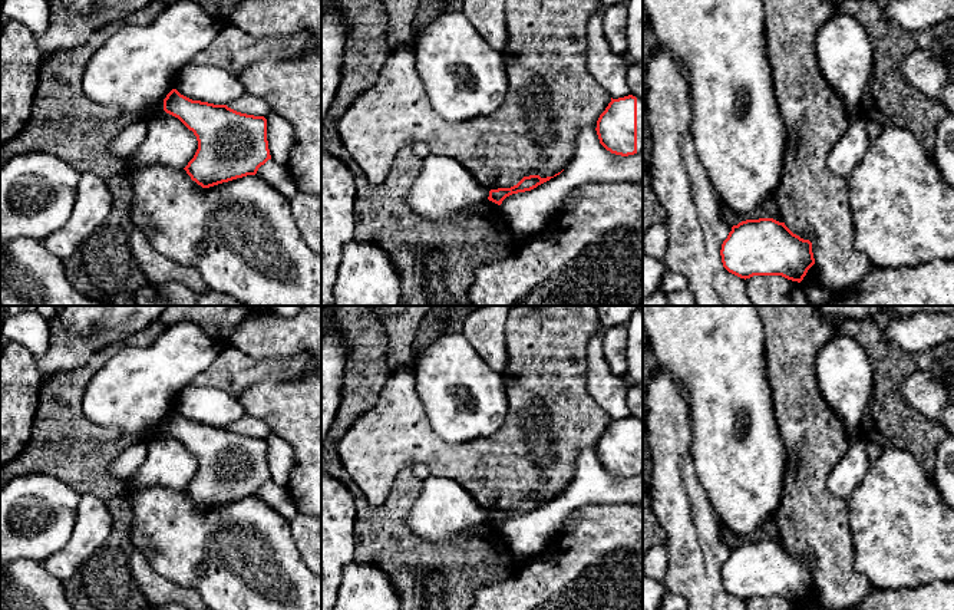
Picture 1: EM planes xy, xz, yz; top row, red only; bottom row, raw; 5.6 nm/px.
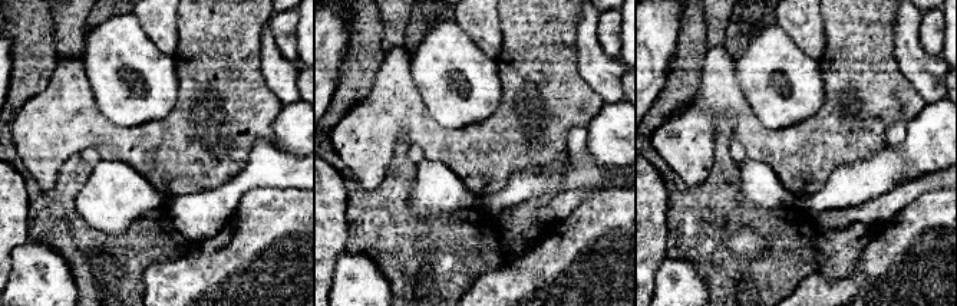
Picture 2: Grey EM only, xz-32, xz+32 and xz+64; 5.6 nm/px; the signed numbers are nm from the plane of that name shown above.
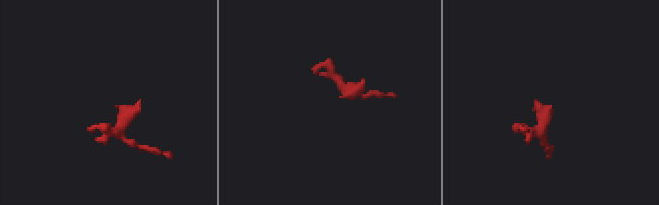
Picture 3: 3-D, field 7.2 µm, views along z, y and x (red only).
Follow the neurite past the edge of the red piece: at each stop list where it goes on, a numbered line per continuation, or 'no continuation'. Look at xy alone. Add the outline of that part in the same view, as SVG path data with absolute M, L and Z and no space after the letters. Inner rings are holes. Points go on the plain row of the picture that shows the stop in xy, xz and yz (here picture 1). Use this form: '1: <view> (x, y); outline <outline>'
no continuation

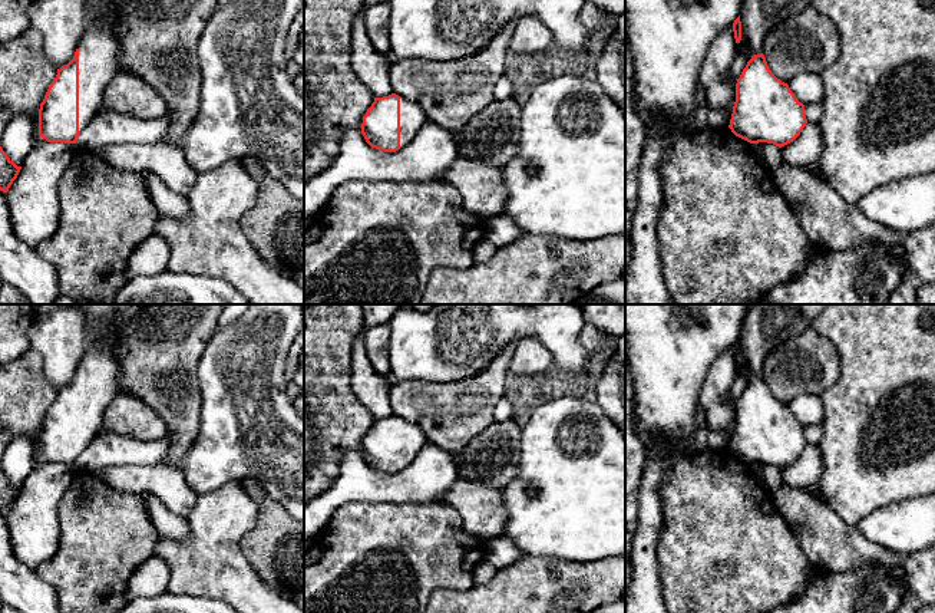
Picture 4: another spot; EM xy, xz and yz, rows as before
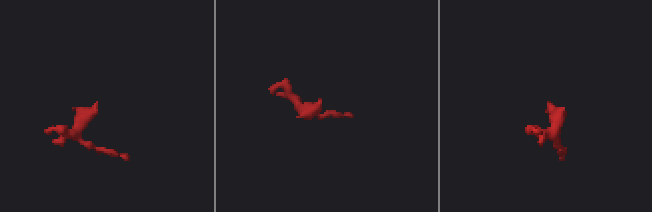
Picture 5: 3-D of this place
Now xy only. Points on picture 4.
1: xy (98, 371); outline M80 304L93 333L77 366L79 370L79 452L82 454L102 431L103 412L119 390L119 363L113 357L113 332L119 319L113 317L115 304Z

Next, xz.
1: xz (412, 438); outline M400 418L400 471L403 471L429 442L423 429Z

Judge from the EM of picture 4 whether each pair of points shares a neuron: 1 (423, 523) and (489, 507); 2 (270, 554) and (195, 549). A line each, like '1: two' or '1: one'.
1: two
2: two

